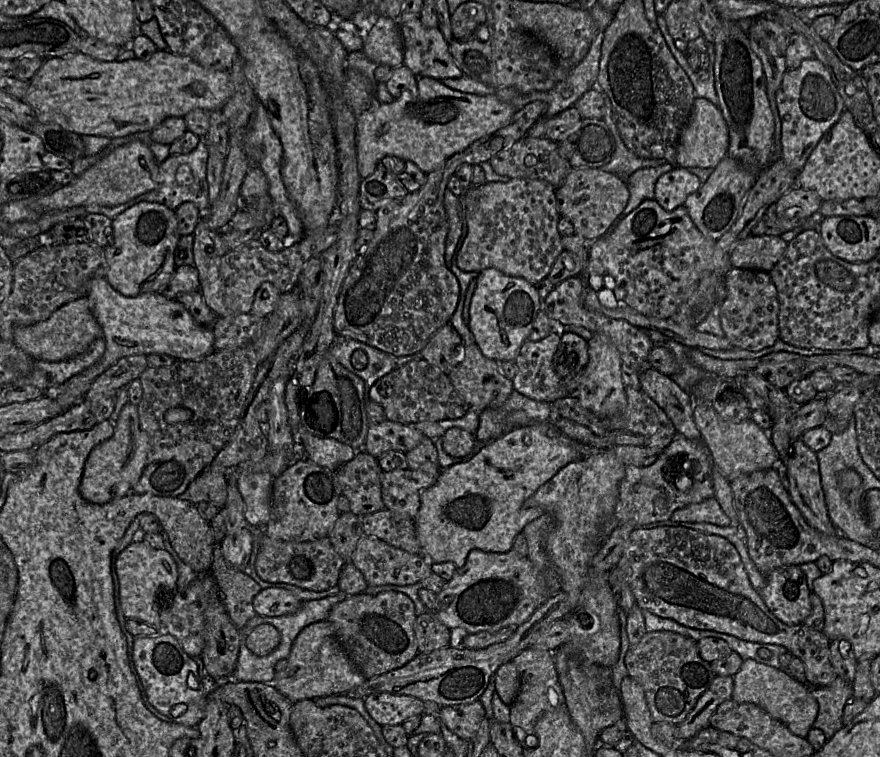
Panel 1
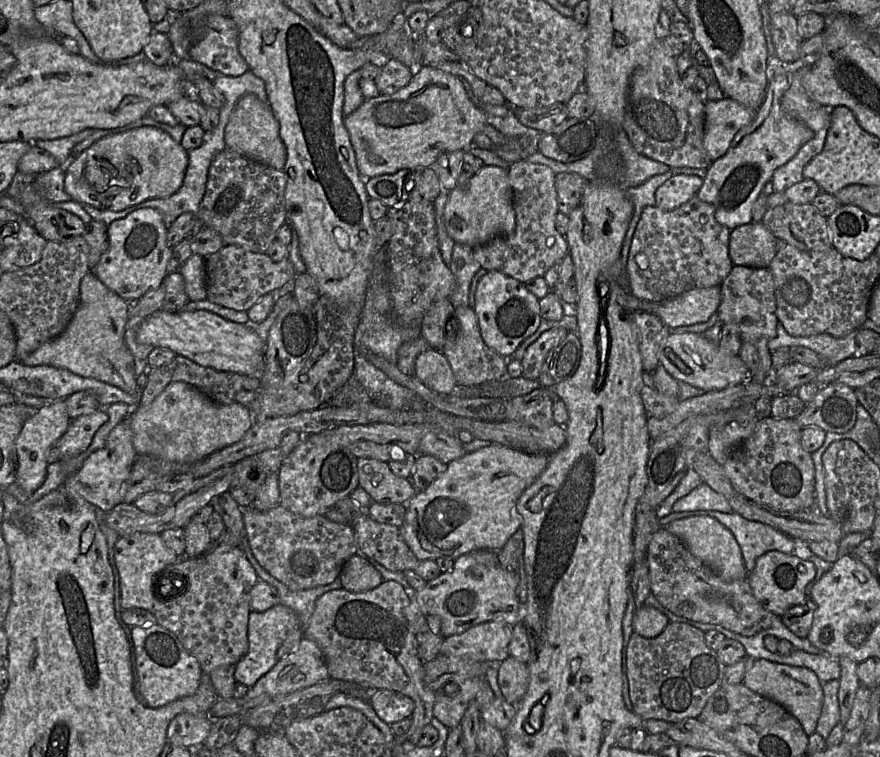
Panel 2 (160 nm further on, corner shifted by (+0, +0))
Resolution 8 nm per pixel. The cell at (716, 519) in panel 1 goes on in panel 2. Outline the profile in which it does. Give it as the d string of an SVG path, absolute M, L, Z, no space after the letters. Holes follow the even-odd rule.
M706 483L694 488L689 494L679 498L672 506L672 512L694 510L715 510L723 513L733 512L730 504Z

